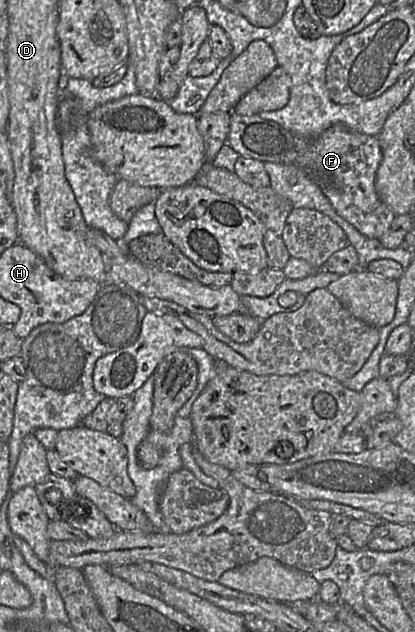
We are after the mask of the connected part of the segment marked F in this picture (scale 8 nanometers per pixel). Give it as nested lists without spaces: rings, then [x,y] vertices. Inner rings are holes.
[[[231,113],[227,144],[240,156],[246,158],[301,168],[328,198],[335,212],[368,238],[379,240],[388,231],[396,216],[379,198],[375,190],[376,174],[382,161],[382,149],[376,136],[352,131],[344,123],[335,123],[317,137],[304,137],[273,120],[263,119],[258,114],[241,116]]]

